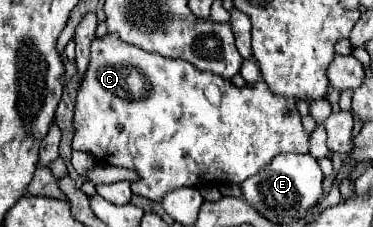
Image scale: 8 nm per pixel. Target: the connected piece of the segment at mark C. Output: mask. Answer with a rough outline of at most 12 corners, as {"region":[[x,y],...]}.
{"region":[[91,44],[73,150],[155,202],[309,152],[293,100]]}

